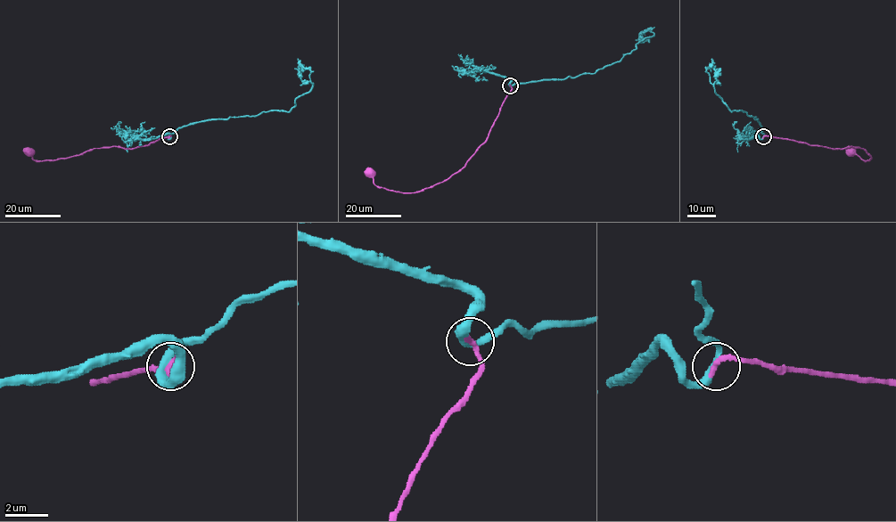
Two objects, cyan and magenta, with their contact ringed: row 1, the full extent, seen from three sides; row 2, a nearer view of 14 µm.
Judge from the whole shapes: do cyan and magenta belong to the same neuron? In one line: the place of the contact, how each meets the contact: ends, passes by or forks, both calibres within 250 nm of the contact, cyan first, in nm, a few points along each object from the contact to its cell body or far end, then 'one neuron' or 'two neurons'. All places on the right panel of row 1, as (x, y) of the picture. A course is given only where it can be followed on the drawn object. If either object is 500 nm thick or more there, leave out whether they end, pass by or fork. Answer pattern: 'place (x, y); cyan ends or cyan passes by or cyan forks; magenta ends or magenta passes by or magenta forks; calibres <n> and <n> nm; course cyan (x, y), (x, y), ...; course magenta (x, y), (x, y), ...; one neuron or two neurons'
place (763, 136); cyan passes by; magenta ends; calibres 340 and 320 nm; course cyan (763, 136), (756, 117), (740, 110), (731, 111), (715, 93), (717, 72), (711, 59); course magenta (763, 136), (827, 148), (861, 148), (871, 159), (863, 160), (845, 149); one neuron

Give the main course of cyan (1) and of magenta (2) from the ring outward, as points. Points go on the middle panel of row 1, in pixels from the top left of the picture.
1: (510, 85), (595, 73), (617, 62), (636, 48), (638, 43), (653, 36), (643, 39), (638, 34)
2: (510, 85), (511, 91), (487, 140), (464, 166), (441, 182), (420, 191), (400, 192), (378, 188), (367, 167)

